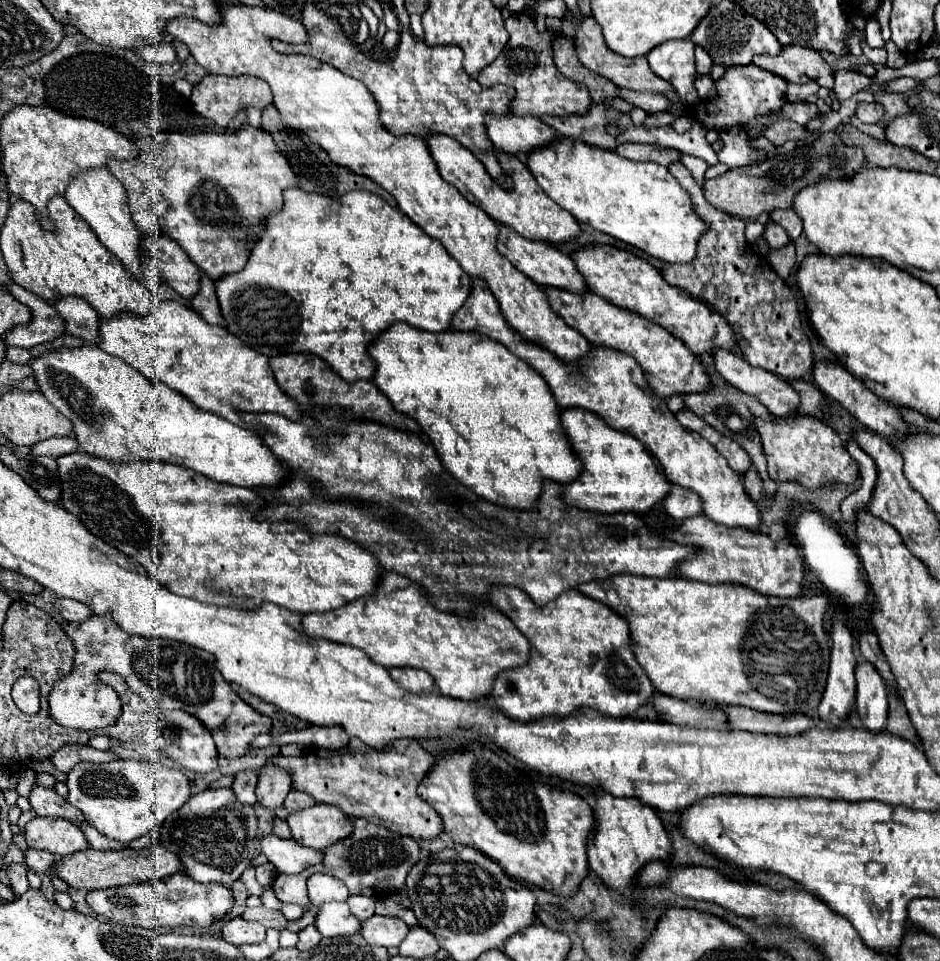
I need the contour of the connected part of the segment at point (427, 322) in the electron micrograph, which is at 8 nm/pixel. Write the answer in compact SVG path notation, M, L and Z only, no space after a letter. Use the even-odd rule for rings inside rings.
M287 189L285 191L285 207L267 219L265 231L263 231L261 239L257 241L257 245L253 247L245 269L217 281L217 297L219 297L223 317L227 321L227 331L231 331L235 337L243 339L243 343L247 343L255 351L259 351L267 357L275 357L281 353L315 353L323 361L327 361L329 367L341 379L345 379L347 383L355 383L359 379L371 381L375 375L377 365L369 357L367 347L373 343L373 339L379 333L383 333L387 327L391 327L397 321L409 323L411 327L425 329L425 331L449 331L455 311L465 303L469 291L471 291L471 283L473 283L473 279L461 269L461 265L447 253L447 249L437 239L429 237L405 213L383 203L383 199L379 199L375 193L353 191L347 195L341 195L339 199L331 199L325 195L311 195L311 193L305 193L301 189Z

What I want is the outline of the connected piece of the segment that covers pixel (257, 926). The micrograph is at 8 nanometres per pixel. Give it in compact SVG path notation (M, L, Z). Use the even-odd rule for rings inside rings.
M235 917L223 925L221 935L225 941L233 945L251 945L261 943L265 939L265 927L261 923L247 921L243 917Z

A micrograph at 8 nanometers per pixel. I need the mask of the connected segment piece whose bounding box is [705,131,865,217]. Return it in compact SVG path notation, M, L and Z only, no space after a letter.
M835 131L819 133L811 145L797 145L789 153L769 155L759 165L731 169L705 181L705 197L715 209L737 217L757 217L773 209L793 207L793 197L807 185L823 179L851 179L865 167L865 155L859 147L847 147Z

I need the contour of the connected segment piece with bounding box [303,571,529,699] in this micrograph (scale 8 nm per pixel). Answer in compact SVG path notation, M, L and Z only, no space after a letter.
M389 571L381 577L373 595L347 603L337 611L305 615L303 631L311 637L359 647L387 669L423 669L433 677L443 695L455 699L489 697L499 673L523 667L529 659L527 637L501 611L479 605L473 617L463 619L461 615L437 609L417 583Z

